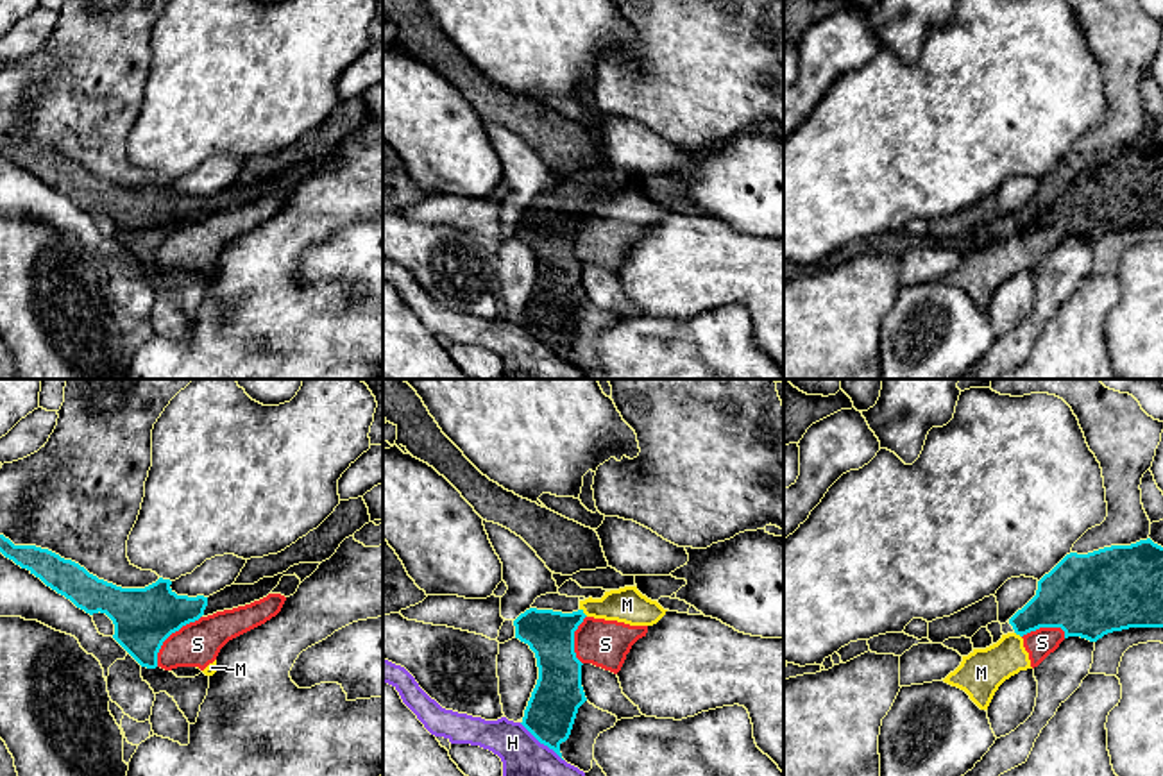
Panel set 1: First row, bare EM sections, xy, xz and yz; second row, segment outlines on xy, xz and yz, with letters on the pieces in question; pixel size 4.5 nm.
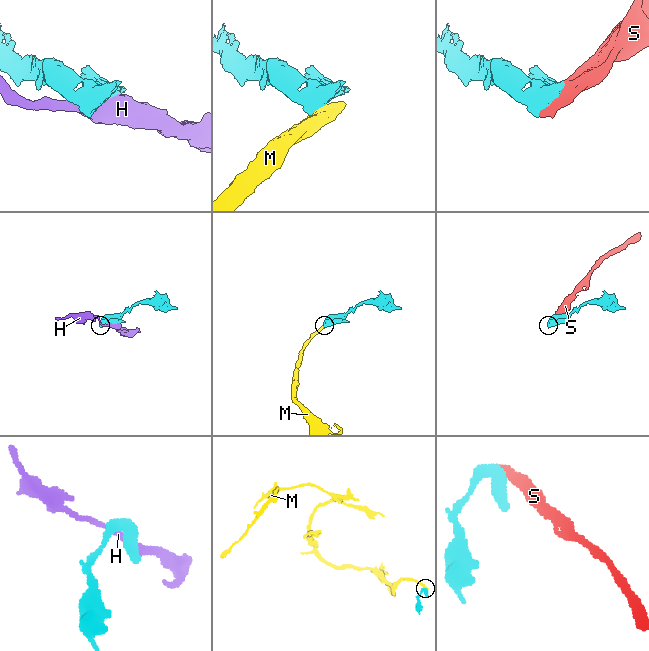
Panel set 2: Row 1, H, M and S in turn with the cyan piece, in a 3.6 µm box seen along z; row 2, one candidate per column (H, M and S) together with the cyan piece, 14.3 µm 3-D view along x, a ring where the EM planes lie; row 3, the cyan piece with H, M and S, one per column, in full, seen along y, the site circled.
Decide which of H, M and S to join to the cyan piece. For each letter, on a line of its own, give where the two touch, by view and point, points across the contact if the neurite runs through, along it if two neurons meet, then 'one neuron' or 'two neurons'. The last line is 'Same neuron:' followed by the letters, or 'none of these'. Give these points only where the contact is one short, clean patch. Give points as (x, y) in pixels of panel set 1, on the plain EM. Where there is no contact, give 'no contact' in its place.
H: meets cyan in xz at (541, 342); two neurons
M: meets cyan in xz at (582, 211); border along xz (580, 208), (587, 215); two neurons
S: meets cyan in xy at (170, 233); two neurons
Same neuron: none of these

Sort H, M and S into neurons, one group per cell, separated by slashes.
H / M S

